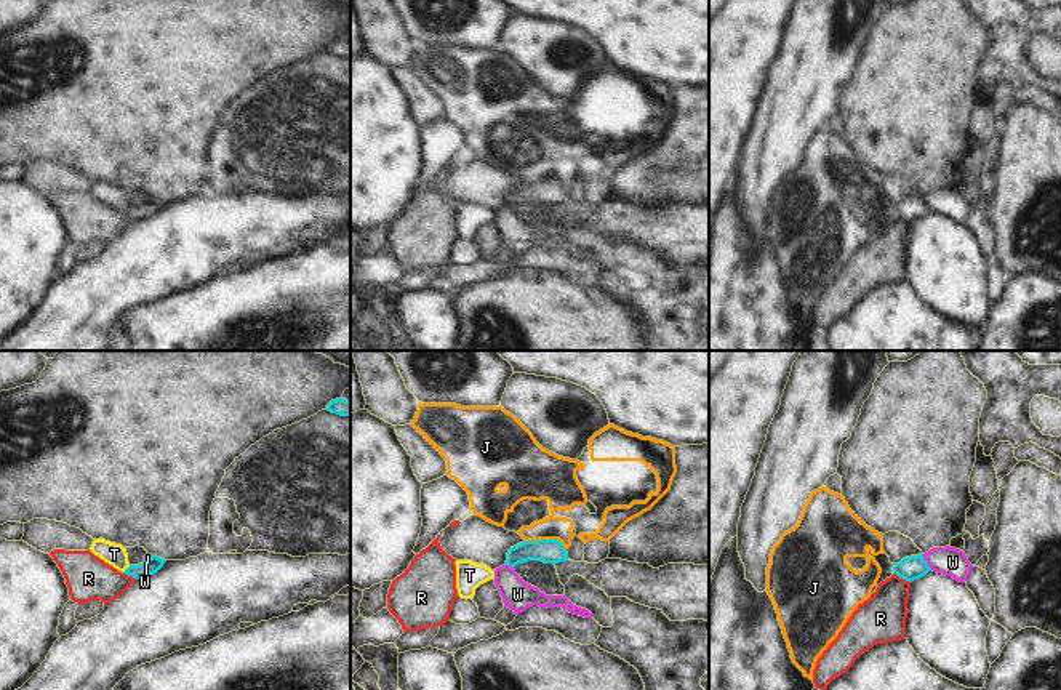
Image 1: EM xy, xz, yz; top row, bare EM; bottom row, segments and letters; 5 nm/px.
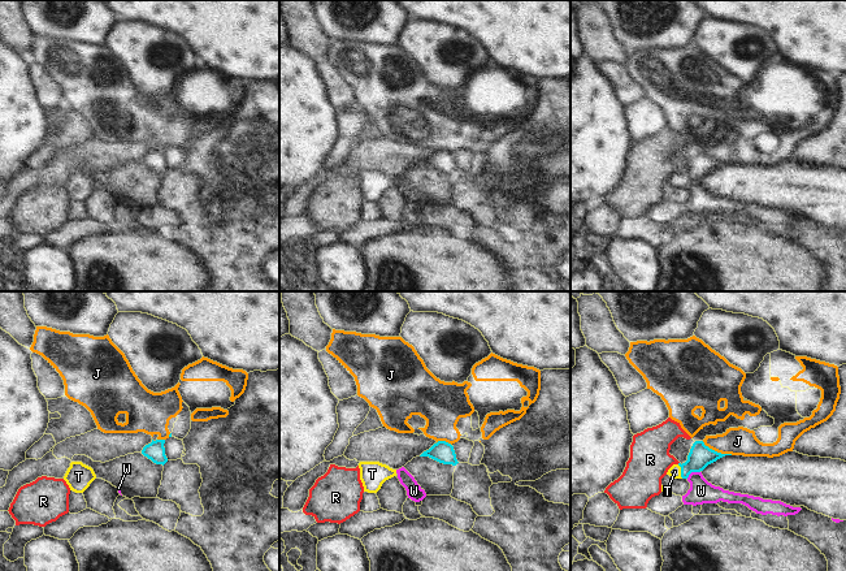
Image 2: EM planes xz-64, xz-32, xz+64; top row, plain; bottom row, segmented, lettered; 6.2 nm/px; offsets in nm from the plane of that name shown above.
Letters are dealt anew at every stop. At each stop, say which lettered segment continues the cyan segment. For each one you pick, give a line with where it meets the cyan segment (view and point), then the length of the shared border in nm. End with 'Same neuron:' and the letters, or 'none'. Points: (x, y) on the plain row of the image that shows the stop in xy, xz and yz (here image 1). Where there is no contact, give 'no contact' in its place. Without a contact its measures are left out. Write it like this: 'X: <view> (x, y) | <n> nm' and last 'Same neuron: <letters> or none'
T: xy (127, 210) | 60 nm
Same neuron: T

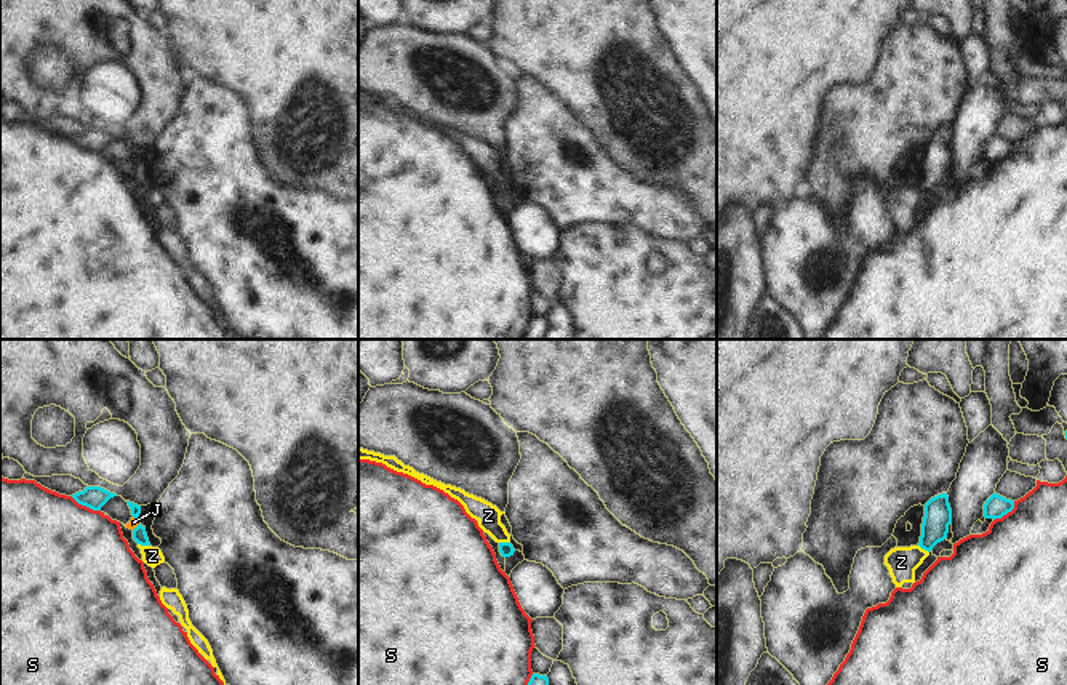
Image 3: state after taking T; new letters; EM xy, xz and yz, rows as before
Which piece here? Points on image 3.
Same neuron: none

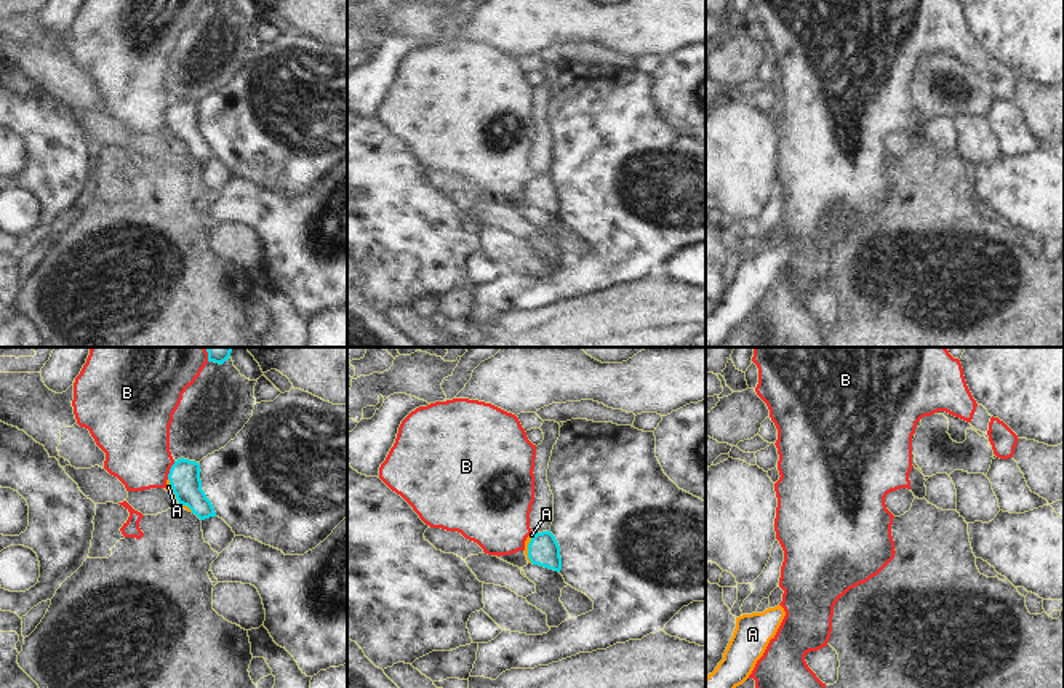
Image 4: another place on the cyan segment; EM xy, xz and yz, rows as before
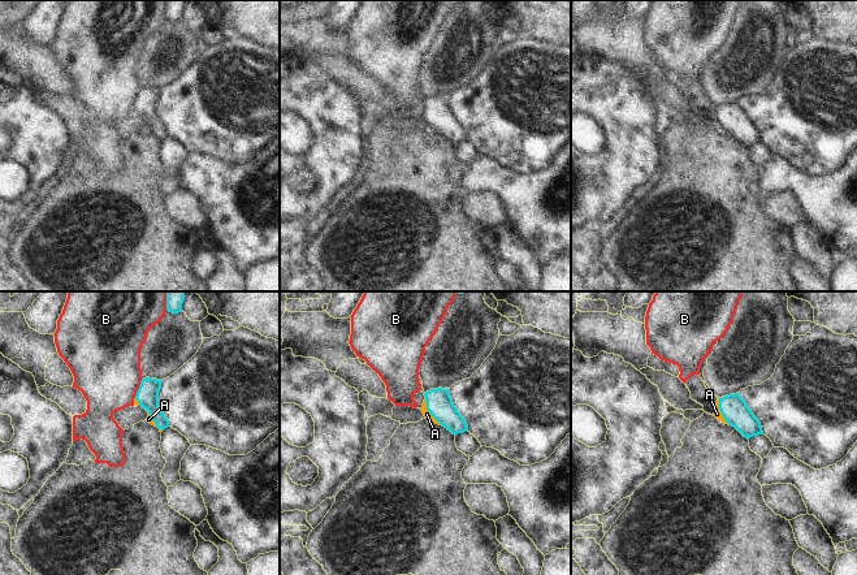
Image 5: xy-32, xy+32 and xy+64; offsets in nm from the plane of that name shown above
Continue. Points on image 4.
A: xz (528, 189) | 160 nm
Same neuron: A

